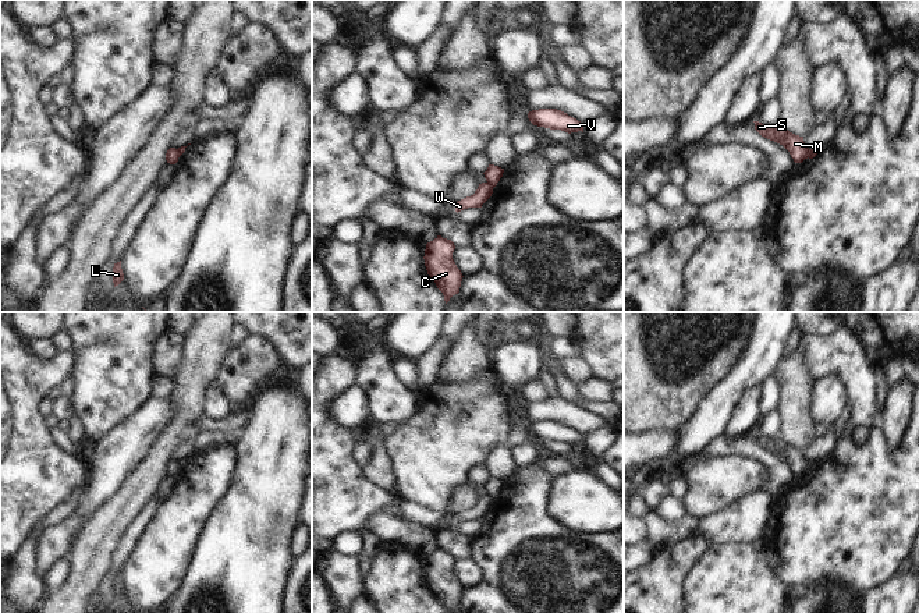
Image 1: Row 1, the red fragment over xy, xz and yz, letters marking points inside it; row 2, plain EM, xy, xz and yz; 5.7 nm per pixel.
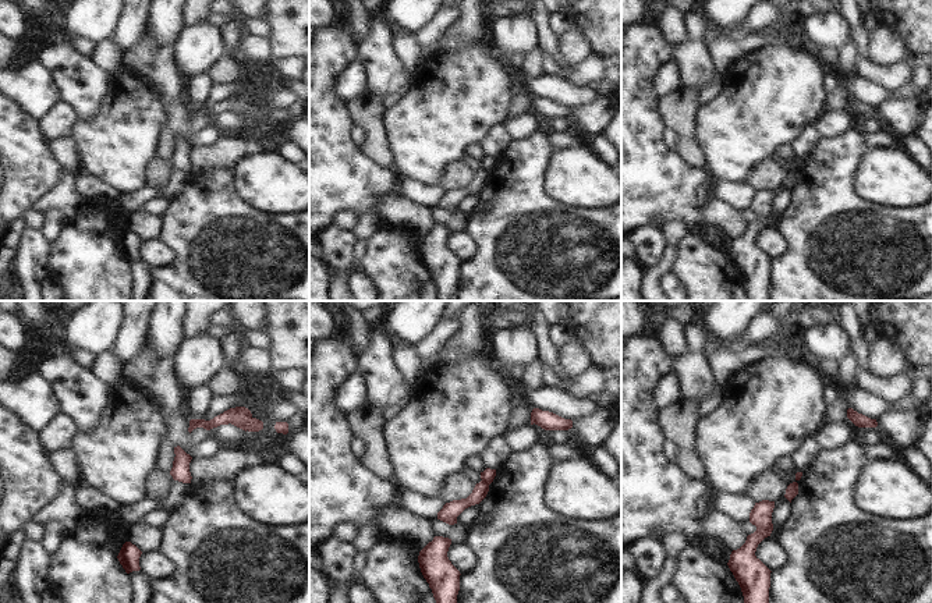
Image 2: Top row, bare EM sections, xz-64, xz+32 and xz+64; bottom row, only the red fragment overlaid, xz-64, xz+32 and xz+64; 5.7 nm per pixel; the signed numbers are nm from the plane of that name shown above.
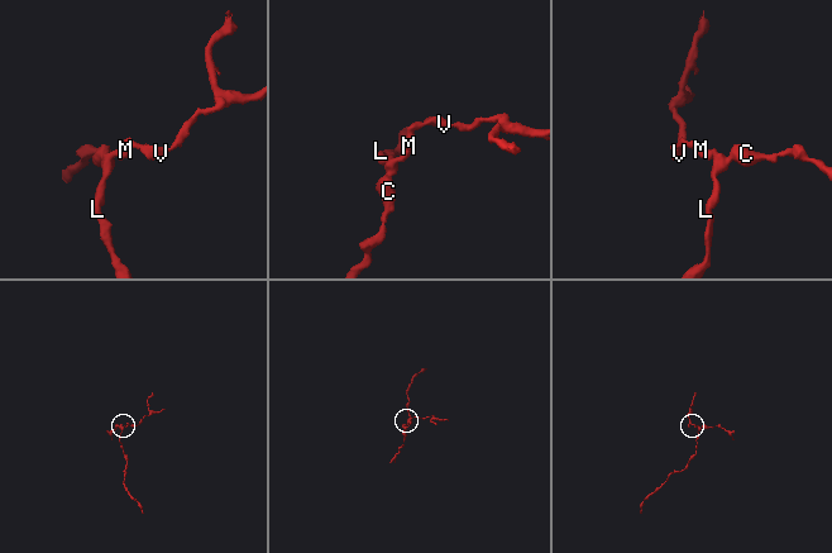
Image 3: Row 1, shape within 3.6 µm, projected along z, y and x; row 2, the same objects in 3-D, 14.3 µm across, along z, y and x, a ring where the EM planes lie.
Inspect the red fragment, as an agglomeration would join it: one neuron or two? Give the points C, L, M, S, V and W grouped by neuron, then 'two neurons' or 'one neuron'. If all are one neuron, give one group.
groups C L W / M S V; two neurons

